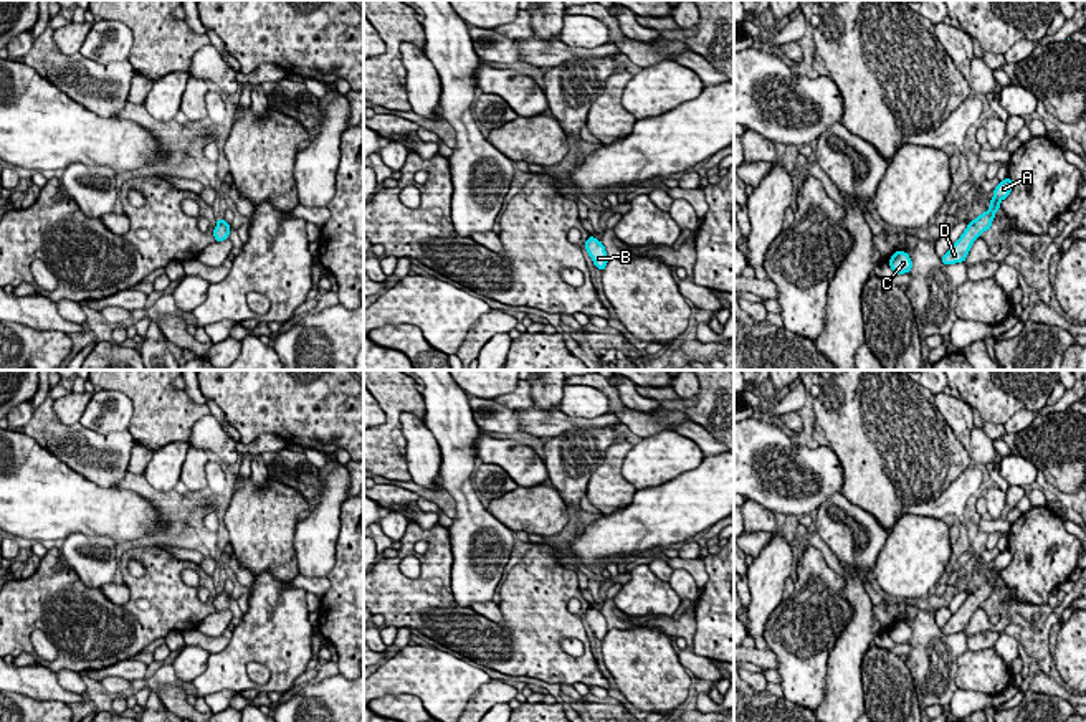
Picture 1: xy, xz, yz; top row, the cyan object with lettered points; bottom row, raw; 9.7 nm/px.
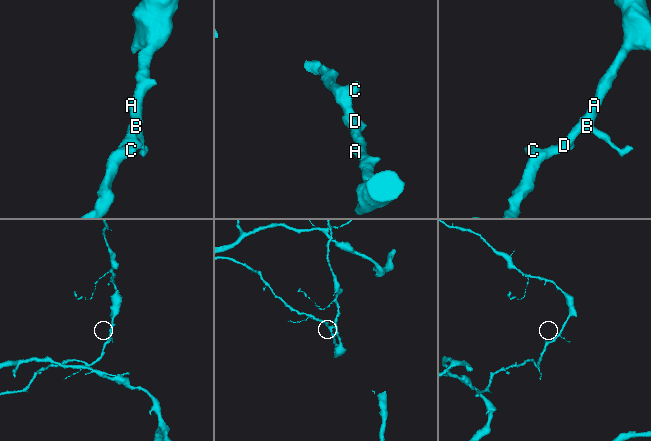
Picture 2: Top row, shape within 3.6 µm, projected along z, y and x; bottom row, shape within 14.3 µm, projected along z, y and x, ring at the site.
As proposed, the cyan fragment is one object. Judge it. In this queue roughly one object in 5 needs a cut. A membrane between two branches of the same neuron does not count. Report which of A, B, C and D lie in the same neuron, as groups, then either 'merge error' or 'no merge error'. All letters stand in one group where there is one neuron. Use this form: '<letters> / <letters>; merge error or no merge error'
A B C D; no merge error

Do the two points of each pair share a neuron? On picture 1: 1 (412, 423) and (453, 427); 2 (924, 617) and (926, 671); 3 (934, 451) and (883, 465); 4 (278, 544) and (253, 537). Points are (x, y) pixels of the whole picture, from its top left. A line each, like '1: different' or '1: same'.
1: different
2: same
3: same
4: same

